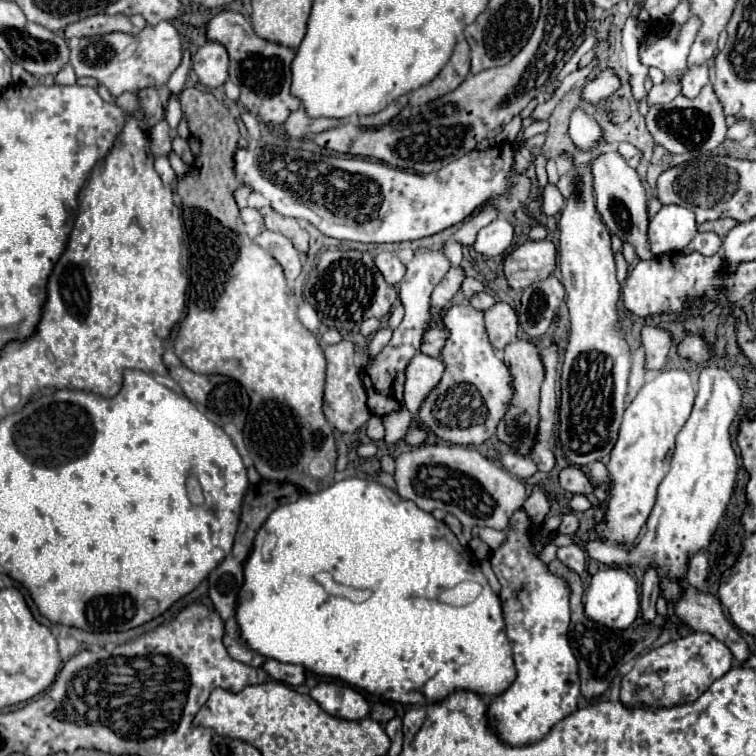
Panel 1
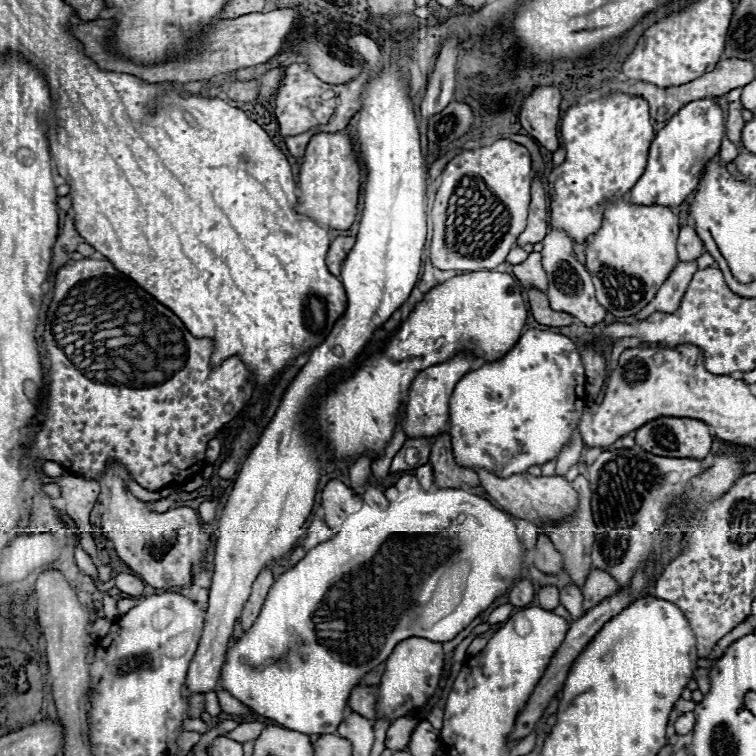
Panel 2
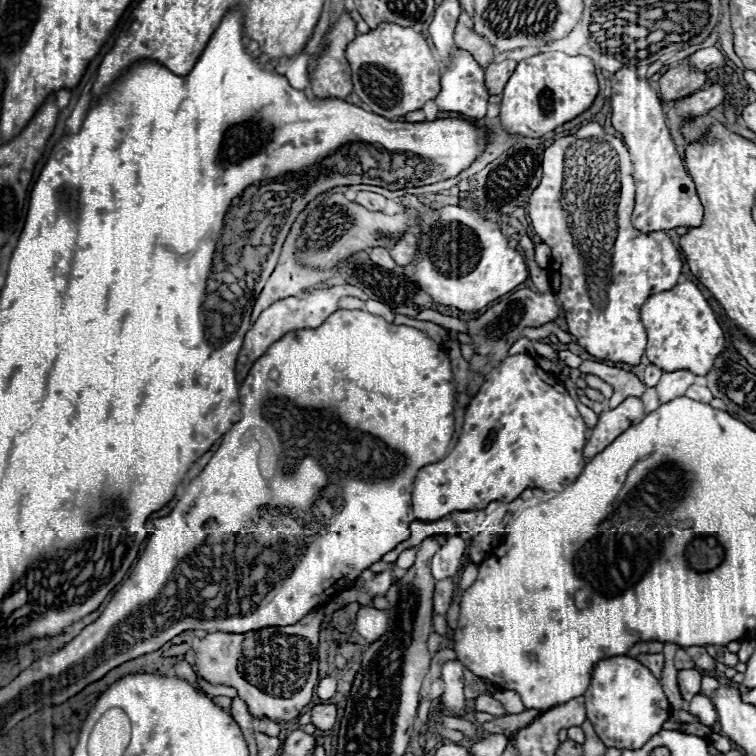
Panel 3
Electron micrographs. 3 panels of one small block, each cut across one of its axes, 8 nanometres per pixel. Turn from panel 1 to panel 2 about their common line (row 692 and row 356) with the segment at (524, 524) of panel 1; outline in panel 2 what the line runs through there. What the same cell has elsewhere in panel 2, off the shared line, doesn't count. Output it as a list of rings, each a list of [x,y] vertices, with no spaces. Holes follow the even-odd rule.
[[[544,330],[524,332],[506,356],[464,374],[456,384],[450,398],[450,436],[458,464],[468,468],[488,468],[498,476],[510,476],[556,458],[582,416],[584,382],[584,366],[570,338]]]

